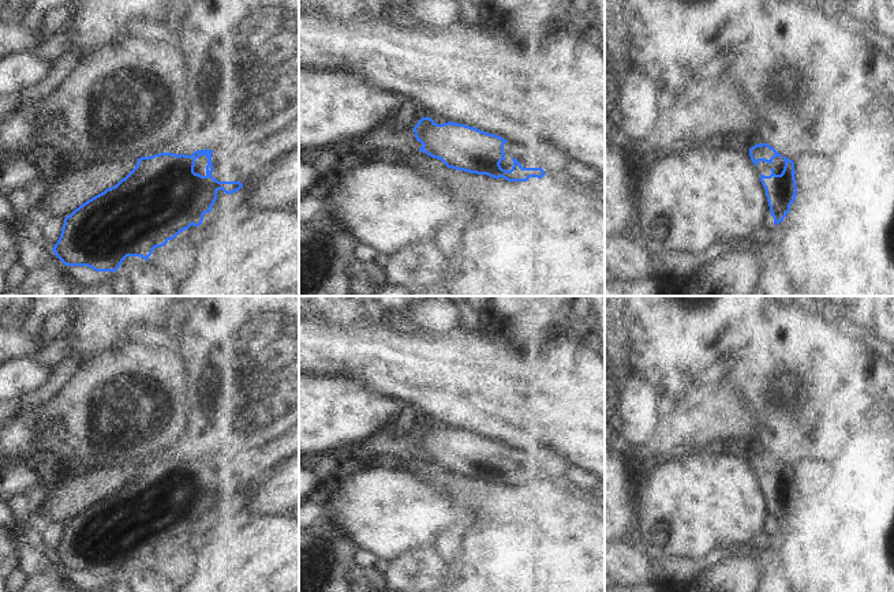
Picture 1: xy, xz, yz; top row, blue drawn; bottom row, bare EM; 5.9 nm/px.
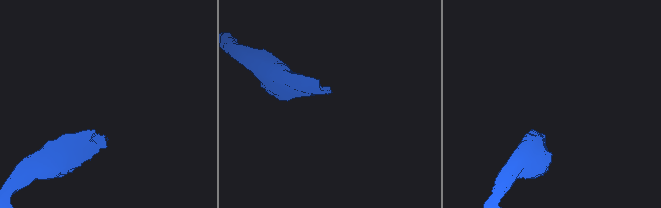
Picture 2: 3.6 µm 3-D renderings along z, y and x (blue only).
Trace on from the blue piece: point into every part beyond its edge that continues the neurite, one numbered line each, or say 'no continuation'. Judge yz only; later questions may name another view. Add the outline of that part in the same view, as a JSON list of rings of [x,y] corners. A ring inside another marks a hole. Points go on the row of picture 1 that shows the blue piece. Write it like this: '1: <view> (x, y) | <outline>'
1: yz (763, 168) | [[[775,157],[771,164],[759,161],[756,169],[759,175],[770,176],[773,172],[775,175],[781,175],[785,166],[785,161],[782,157]]]

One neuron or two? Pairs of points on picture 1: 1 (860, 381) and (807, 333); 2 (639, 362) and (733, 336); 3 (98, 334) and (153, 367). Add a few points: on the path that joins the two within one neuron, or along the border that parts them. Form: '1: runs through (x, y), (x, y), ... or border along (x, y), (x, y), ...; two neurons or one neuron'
1: runs through (846, 373), (820, 347); one neuron
2: runs through (662, 338), (666, 334), (710, 334); one neuron
3: border along (128, 341), (89, 360); two neurons

